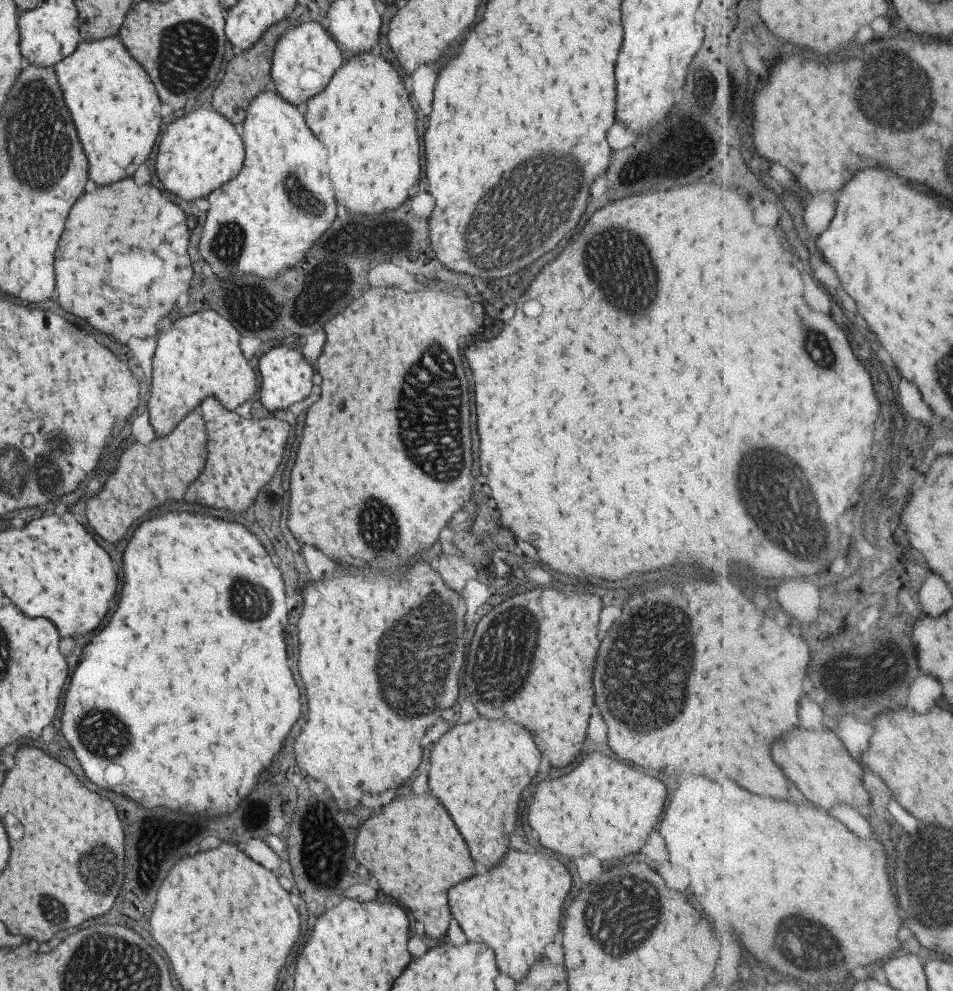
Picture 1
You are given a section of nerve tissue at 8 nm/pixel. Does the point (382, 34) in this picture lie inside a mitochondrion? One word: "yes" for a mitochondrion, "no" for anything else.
no

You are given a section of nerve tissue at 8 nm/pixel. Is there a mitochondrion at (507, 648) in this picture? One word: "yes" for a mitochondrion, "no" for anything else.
yes

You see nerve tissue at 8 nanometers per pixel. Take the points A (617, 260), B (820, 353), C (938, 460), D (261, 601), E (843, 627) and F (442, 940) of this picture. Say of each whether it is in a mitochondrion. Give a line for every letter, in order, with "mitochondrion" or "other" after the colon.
A: mitochondrion
B: mitochondrion
C: other
D: mitochondrion
E: other
F: other

